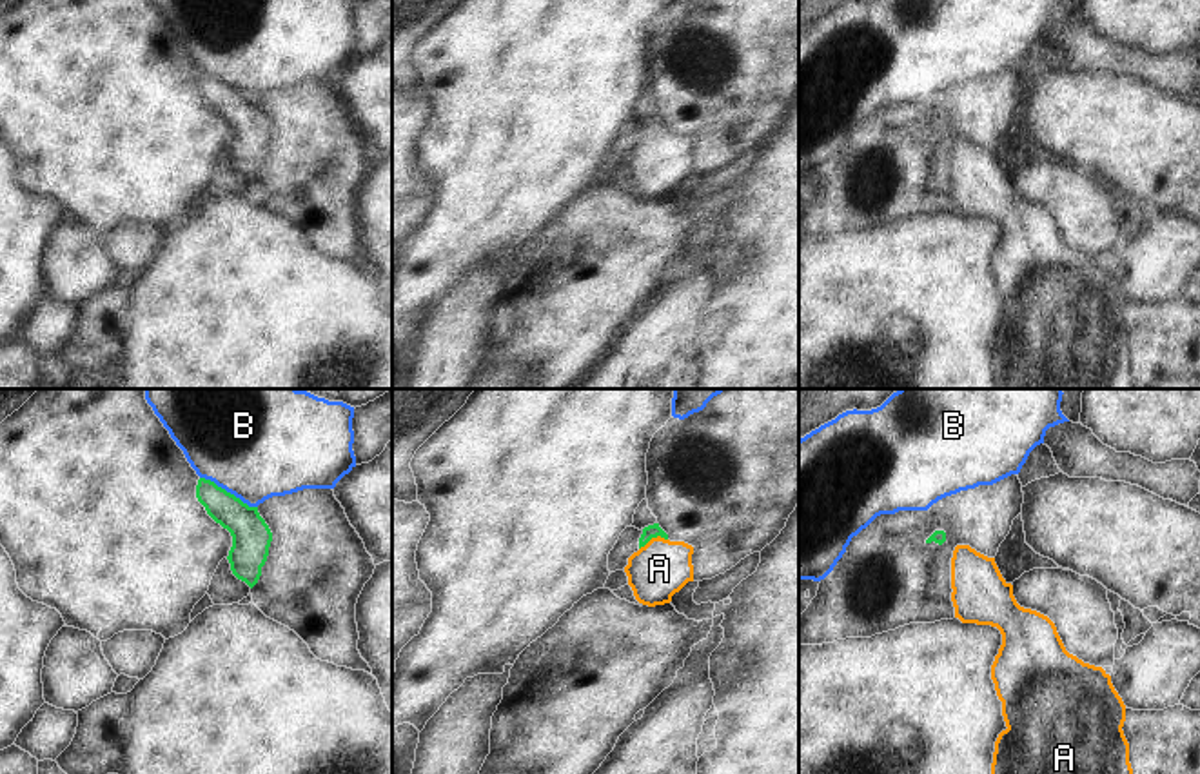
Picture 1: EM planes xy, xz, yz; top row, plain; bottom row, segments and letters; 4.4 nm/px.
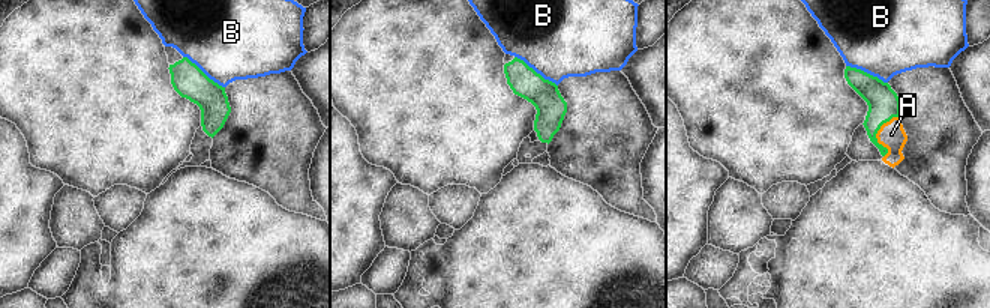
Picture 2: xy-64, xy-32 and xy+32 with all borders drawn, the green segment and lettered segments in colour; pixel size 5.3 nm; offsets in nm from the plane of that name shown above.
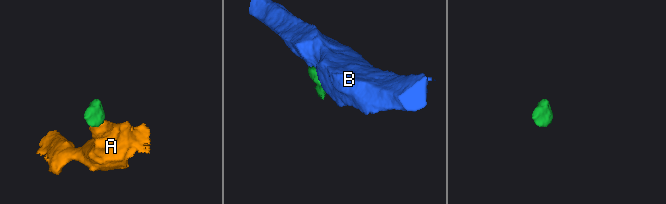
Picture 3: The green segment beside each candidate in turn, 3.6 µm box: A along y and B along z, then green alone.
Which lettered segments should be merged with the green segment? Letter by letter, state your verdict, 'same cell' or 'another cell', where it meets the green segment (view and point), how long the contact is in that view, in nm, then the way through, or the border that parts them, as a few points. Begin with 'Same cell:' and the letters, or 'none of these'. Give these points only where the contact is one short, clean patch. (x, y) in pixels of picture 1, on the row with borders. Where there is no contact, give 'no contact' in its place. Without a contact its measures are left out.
Same cell: A
A: same cell | xz (652, 536) | 140 nm | across xz (652, 531), (652, 536), (659, 569)
B: another cell | xy (229, 493) | 300 nm

